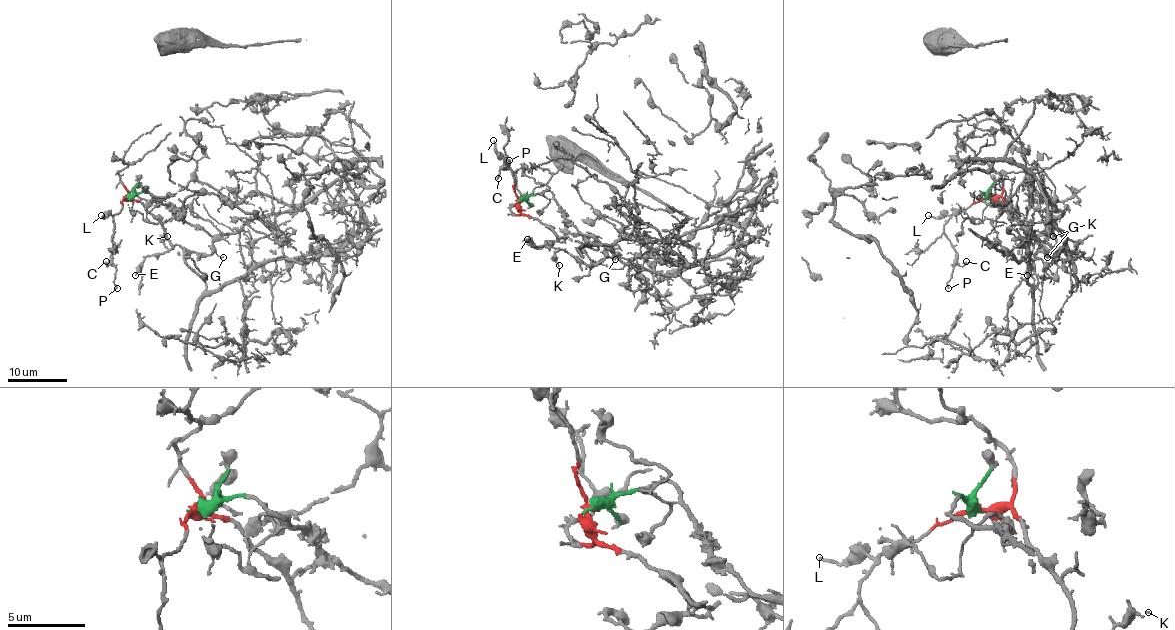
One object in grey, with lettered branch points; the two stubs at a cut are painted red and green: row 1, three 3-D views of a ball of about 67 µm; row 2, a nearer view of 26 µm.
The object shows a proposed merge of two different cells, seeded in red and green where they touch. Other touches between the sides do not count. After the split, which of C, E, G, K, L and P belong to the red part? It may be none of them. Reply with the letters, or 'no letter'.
C, L, P

